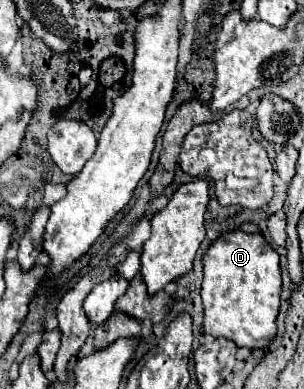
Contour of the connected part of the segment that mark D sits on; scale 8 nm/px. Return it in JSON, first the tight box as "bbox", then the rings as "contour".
{"bbox":[203,230,281,348],"contour":[[[235,230],[219,236],[203,256],[203,288],[205,306],[203,328],[207,334],[231,338],[237,346],[263,348],[277,334],[277,316],[281,308],[281,266],[279,254],[267,244],[261,232],[247,234]]]}

